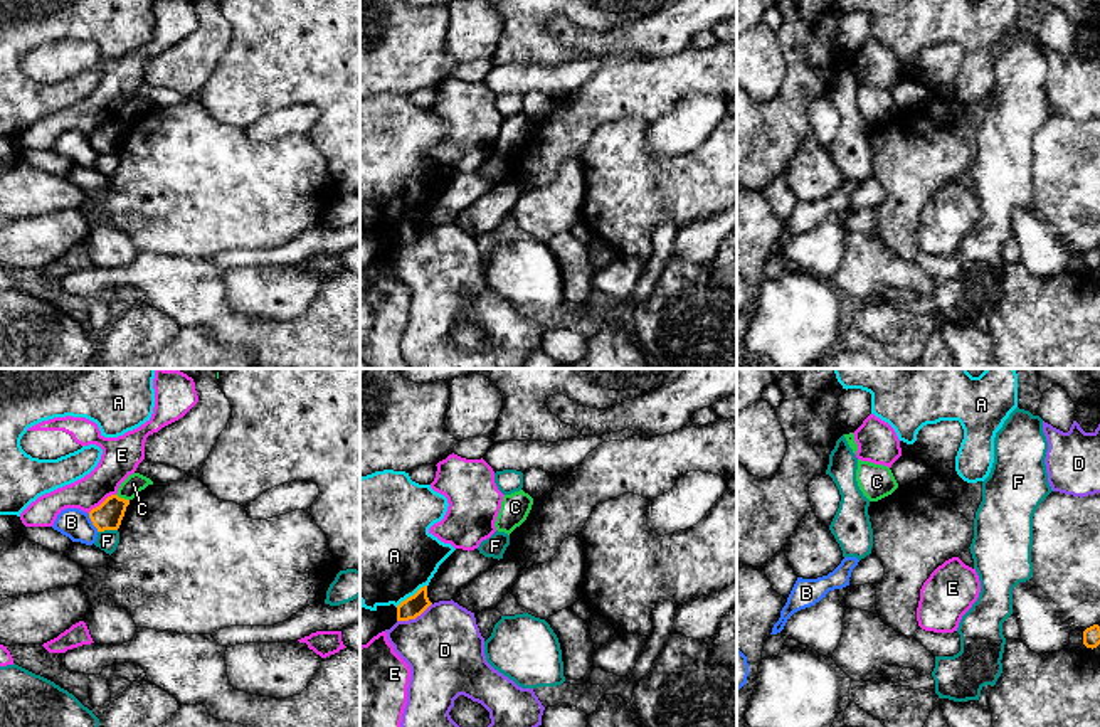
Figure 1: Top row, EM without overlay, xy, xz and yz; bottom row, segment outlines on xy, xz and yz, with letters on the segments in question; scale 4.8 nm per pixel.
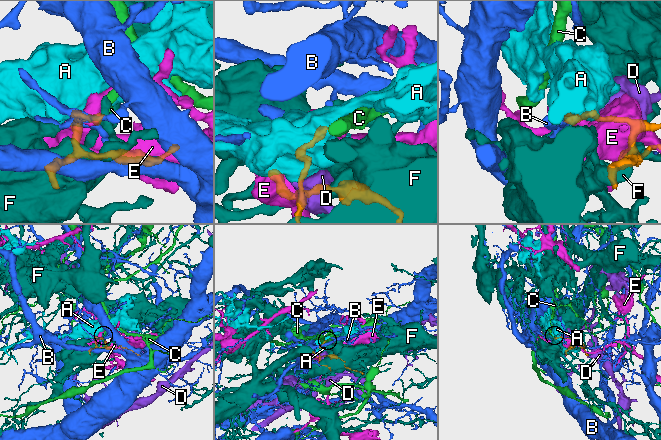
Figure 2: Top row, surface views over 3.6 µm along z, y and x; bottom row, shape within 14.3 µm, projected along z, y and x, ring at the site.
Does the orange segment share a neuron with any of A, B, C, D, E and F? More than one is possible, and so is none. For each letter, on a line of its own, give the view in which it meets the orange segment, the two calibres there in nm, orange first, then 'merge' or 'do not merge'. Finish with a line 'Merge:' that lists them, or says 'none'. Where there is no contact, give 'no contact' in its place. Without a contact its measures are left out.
A: meets orange in xz; 100 nm thick on the orange side, 480 nm on the other; do not merge
B: meets orange in xy; 140 nm thick on the orange side, 140 nm on the other; do not merge
C: meets orange in xy; 140 nm thick on the orange side, 90 nm on the other; do not merge
D: meets orange in xz; 100 nm thick on the orange side, 380 nm on the other; do not merge
E: meets orange in xy; 140 nm thick on the orange side, 180 nm on the other; do not merge
F: meets orange in xy; 140 nm thick on the orange side, 100 nm on the other; do not merge
Merge: none

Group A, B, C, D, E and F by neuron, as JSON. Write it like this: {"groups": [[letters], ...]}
{"groups": [["A"], ["B"], ["C"], ["D"], ["E"], ["F"]]}

